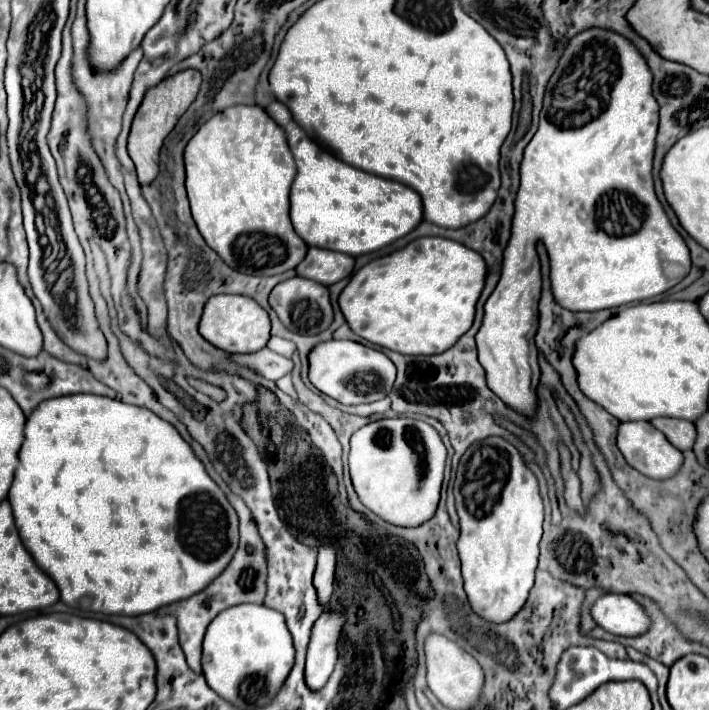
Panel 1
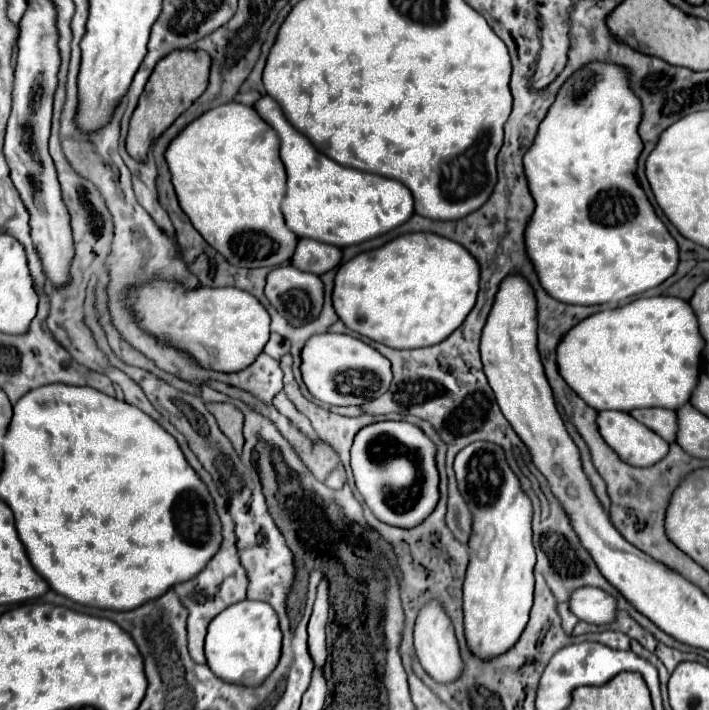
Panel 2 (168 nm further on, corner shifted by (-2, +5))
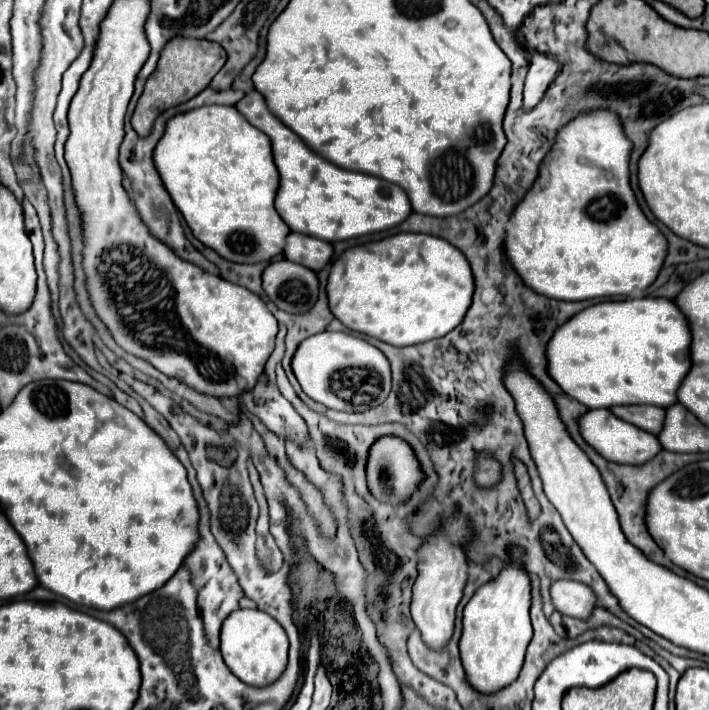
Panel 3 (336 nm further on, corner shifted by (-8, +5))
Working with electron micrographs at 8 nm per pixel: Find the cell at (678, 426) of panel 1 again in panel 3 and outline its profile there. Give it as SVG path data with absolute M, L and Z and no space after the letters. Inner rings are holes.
M616 406L610 408L610 412L620 420L634 424L650 434L660 432L660 426L664 424L664 408L656 406Z

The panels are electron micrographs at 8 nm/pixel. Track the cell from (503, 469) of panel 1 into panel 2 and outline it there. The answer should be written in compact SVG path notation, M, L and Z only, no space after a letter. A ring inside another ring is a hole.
M472 442L464 450L458 452L454 460L454 472L458 478L458 490L464 496L470 512L472 512L472 534L468 540L470 564L464 580L464 628L470 650L476 656L490 658L506 652L506 648L514 646L518 634L528 622L528 612L532 608L534 594L534 564L536 550L532 542L532 500L522 490L518 476L510 470L504 448L494 442Z

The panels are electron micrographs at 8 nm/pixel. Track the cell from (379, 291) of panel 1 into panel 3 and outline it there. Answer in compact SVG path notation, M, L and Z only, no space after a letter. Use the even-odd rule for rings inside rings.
M394 234L344 250L330 266L326 284L330 312L350 330L378 338L392 346L412 346L448 334L472 302L472 270L456 246L430 234Z

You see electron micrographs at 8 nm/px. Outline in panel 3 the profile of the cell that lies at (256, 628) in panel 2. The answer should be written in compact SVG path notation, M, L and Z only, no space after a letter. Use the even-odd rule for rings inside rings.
M236 610L228 620L224 620L224 628L220 634L220 652L224 656L226 666L234 676L238 676L248 686L268 686L276 682L288 664L288 636L272 616L260 610Z

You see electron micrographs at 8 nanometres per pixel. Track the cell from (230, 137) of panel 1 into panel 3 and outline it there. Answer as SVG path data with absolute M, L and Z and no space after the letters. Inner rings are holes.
M204 106L180 112L166 122L152 160L166 192L170 194L170 200L184 216L194 238L230 262L254 264L280 256L284 250L284 240L290 232L274 208L278 172L270 152L272 148L268 136L244 122L244 116L240 116L234 106Z

